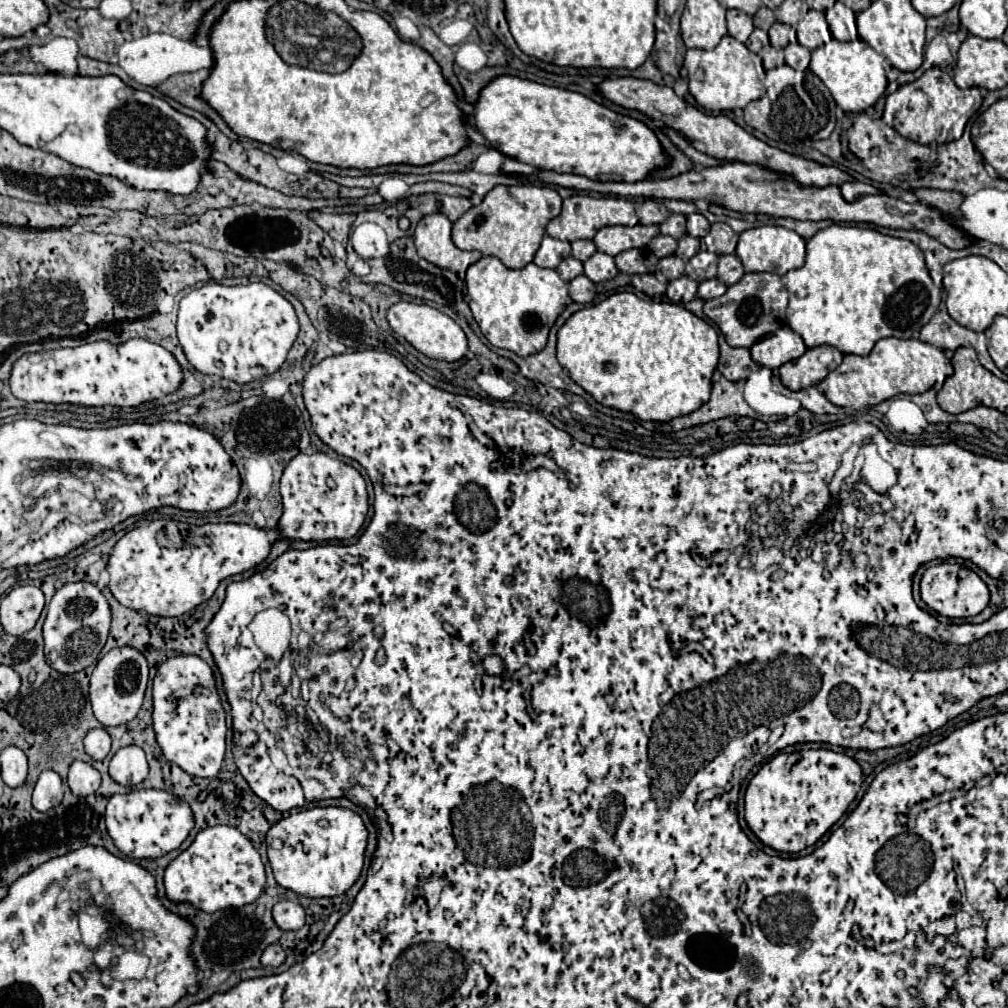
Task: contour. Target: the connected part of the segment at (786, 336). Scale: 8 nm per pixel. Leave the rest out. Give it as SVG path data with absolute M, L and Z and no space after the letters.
M782 327L750 347L752 359L758 365L764 365L770 369L778 369L780 365L798 359L804 351L806 351L806 345L802 337L798 337L790 327Z

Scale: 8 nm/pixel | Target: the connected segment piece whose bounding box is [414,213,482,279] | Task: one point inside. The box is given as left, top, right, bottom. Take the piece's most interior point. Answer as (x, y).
(432, 236)

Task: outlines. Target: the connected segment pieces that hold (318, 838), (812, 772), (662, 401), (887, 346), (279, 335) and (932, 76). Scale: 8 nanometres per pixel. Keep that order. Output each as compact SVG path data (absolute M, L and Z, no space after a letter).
M314 807L292 813L274 823L266 833L268 861L280 887L304 897L344 895L360 877L368 831L350 809Z
M804 749L772 757L748 783L746 823L768 847L800 853L814 845L850 807L862 785L862 767L846 753Z
M620 291L598 305L576 311L558 331L556 355L570 379L588 391L600 405L632 413L641 421L670 421L700 409L710 399L712 373L718 365L718 335L680 304L656 303Z
M886 337L880 339L866 357L844 355L844 361L826 375L818 389L838 407L847 408L848 412L862 407L872 407L900 393L918 395L928 389L939 391L944 381L954 373L950 359L942 349L918 341L918 339L898 339Z
M206 283L190 291L179 302L176 327L188 361L200 373L218 375L240 385L264 379L279 370L300 331L294 307L264 283L242 287Z
M932 67L924 71L924 75L914 83L902 85L892 95L886 97L882 121L890 127L894 123L894 129L910 141L922 145L946 143L952 139L960 139L968 119L980 109L980 105L982 105L982 95L978 87L960 89L946 71L942 71L940 67Z

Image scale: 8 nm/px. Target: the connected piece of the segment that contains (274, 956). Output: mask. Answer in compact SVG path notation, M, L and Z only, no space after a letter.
M268 945L262 955L260 955L260 963L266 967L278 967L284 961L284 949L280 945Z

